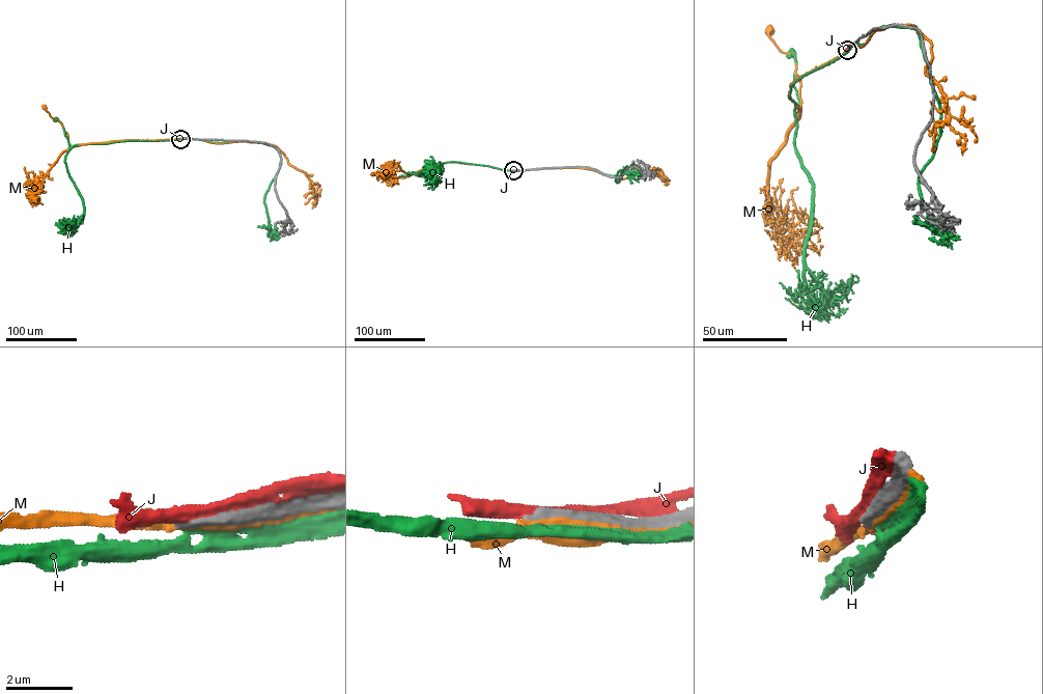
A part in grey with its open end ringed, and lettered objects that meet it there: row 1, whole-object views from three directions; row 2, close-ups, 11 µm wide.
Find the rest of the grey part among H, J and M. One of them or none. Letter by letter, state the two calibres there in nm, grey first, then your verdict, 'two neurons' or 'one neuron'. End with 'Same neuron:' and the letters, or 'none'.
H: calibres 420 and 340 nm; two neurons
J: calibres 440 and 320 nm; two neurons
M: calibres 440 and 440 nm; two neurons
Same neuron: none

